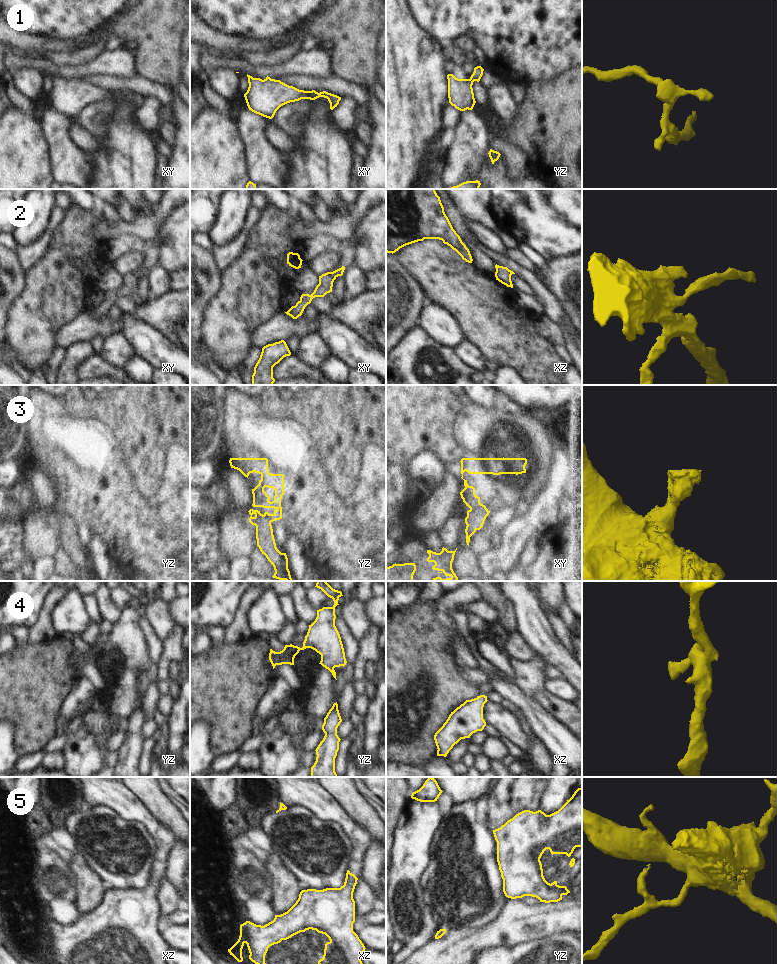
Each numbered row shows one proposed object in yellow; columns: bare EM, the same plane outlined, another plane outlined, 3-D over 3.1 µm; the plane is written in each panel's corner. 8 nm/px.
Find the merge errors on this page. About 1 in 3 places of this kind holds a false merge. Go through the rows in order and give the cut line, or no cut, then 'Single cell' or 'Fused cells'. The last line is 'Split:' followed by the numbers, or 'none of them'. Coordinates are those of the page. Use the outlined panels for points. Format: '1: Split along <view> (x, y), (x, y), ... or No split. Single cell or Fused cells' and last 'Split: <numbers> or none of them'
1: No split. Single cell
2: No split. Single cell
3: No split. Single cell
4: No split. Single cell
5: No split. Single cell
Split: none of them

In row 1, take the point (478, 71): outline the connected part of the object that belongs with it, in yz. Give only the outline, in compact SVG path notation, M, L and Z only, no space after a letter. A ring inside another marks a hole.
M481 66L474 68L469 79L458 79L453 74L448 74L449 103L460 111L472 110L476 101L473 93L473 82L479 82L484 69Z

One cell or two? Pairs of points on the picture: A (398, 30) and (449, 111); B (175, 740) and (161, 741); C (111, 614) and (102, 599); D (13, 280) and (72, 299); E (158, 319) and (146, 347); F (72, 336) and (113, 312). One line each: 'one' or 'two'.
A: two
B: two
C: one
D: two
E: two
F: two

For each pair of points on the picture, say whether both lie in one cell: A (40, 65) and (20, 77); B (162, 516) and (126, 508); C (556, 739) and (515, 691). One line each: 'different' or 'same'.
A: different
B: different
C: same

